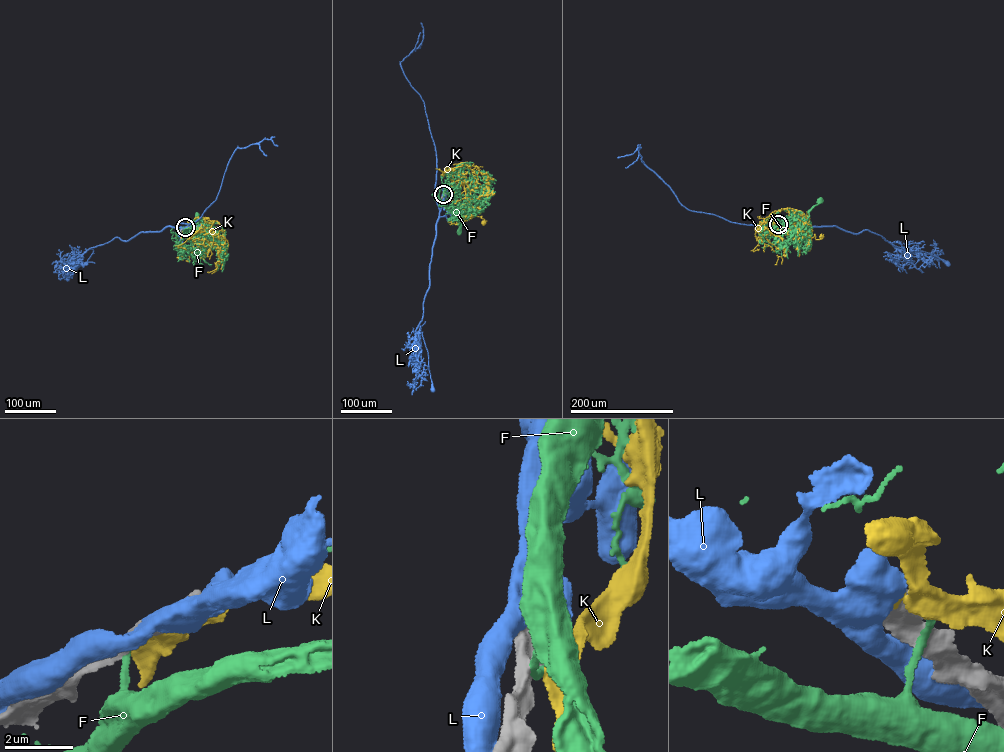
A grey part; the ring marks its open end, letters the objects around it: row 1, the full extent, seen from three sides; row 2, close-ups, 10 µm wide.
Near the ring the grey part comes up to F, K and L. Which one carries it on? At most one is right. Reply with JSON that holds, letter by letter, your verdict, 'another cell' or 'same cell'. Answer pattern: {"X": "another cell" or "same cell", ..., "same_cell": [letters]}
{"F": "another cell", "K": "another cell", "L": "another cell", "same_cell": []}

